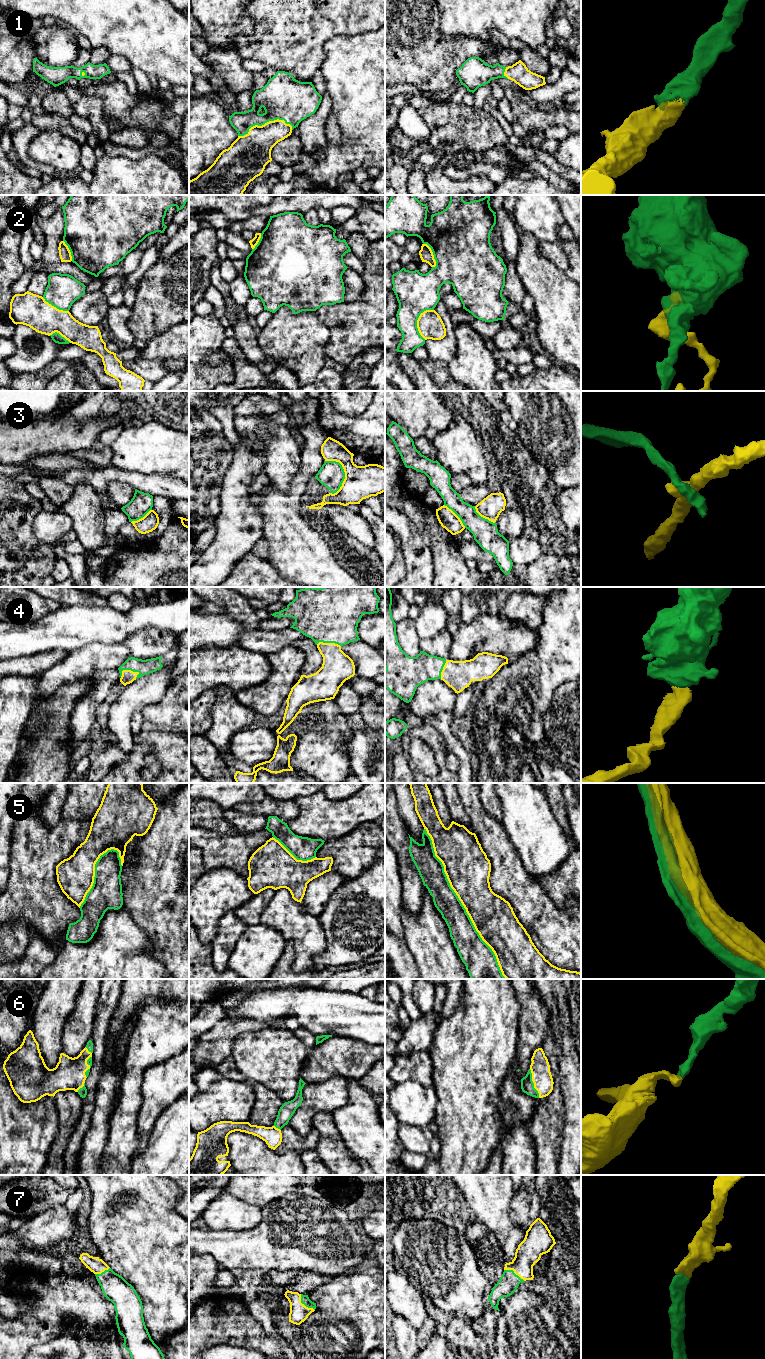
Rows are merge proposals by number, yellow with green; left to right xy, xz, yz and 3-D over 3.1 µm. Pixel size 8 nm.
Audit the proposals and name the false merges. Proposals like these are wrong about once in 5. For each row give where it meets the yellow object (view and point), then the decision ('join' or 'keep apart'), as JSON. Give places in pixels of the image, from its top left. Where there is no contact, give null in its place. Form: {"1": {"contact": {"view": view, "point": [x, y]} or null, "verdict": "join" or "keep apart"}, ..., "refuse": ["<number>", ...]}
{"1": {"contact": {"view": "xz", "point": [265, 123]}, "verdict": "join"}, "2": {"contact": {"view": "yz", "point": [417, 320]}, "verdict": "keep apart"}, "3": {"contact": {"view": "xz", "point": [344, 471]}, "verdict": "keep apart"}, "4": {"contact": {"view": "xy", "point": [128, 670]}, "verdict": "join"}, "5": {"contact": {"view": "yz", "point": [461, 902]}, "verdict": "join"}, "6": {"contact": {"view": "yz", "point": [533, 1082]}, "verdict": "join"}, "7": {"contact": {"view": "xz", "point": [303, 1304]}, "verdict": "join"}, "refuse": ["2", "3"]}

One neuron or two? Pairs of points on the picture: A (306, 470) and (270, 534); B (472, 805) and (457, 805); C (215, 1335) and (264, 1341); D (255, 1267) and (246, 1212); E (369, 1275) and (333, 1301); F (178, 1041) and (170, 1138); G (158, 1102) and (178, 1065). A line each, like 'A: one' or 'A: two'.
A: one
B: two
C: one
D: two
E: one
F: two
G: one

